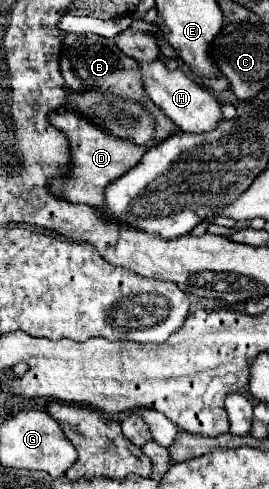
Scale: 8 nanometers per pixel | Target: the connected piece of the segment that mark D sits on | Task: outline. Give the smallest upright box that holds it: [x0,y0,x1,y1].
[51,112,149,206]

